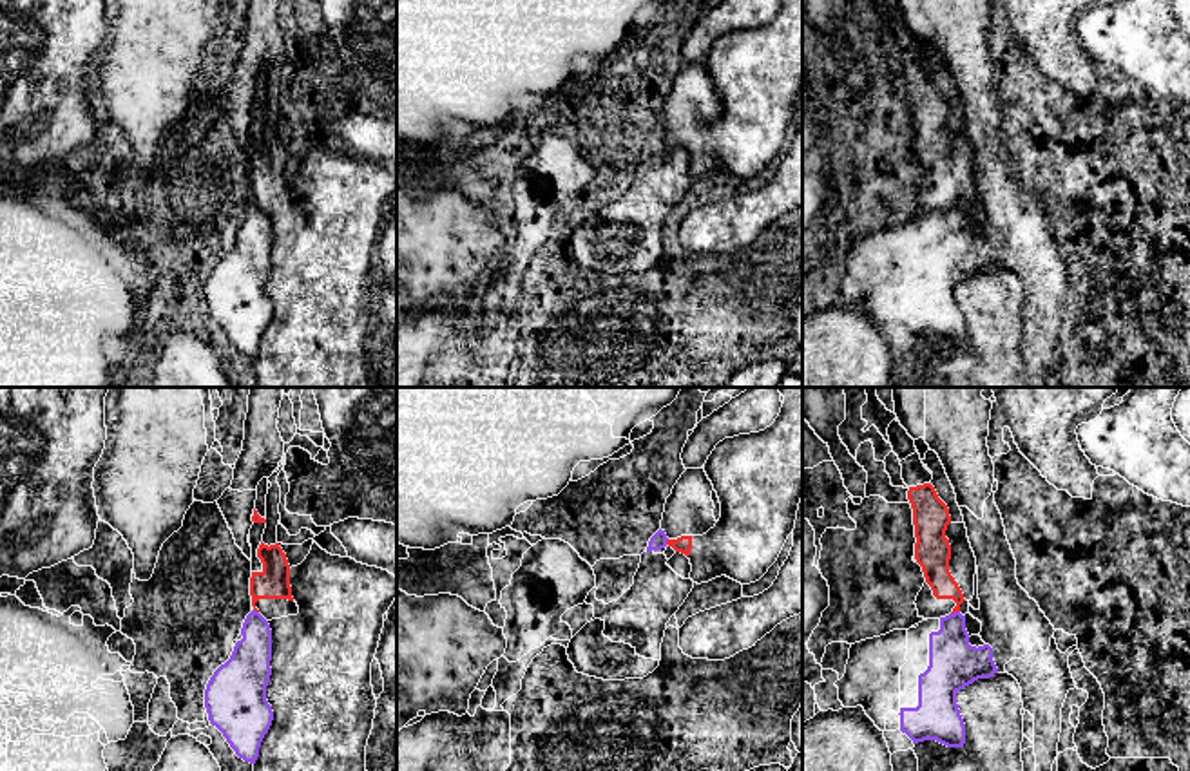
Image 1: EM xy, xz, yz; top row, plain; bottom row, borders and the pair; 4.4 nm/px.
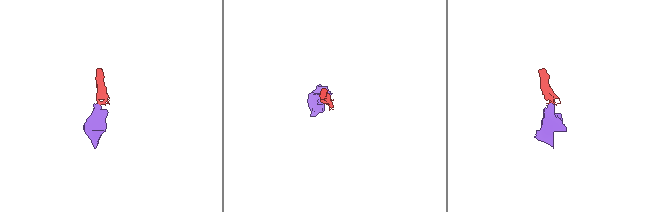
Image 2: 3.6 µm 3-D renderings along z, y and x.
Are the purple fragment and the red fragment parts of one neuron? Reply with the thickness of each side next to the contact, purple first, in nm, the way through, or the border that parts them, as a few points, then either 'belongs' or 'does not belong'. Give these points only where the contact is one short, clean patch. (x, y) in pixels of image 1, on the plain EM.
calibres 220 and 130 nm; border yz (959, 205), (951, 209); does not belong

